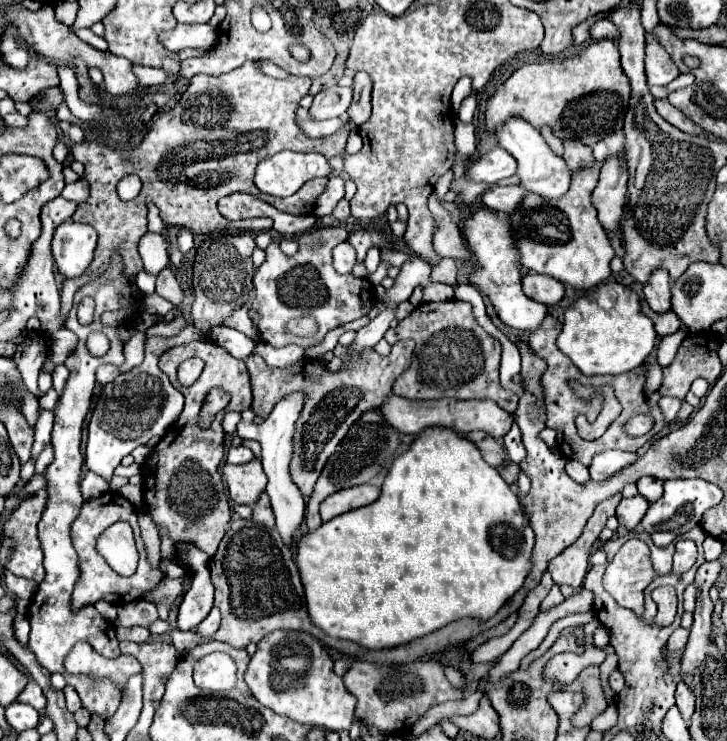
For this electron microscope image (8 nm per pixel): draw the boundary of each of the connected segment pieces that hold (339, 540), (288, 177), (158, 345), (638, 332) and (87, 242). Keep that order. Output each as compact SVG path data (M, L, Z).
M430 427L418 435L418 439L402 453L398 455L390 469L388 475L382 483L382 493L380 497L366 505L352 509L348 513L338 515L332 521L326 521L318 531L306 533L298 545L296 545L296 563L300 569L300 577L304 583L306 591L306 601L308 601L308 613L314 625L318 625L322 631L336 639L346 639L352 643L358 643L364 649L390 649L398 647L404 643L410 643L414 639L420 639L428 633L434 633L442 627L446 627L452 621L472 617L486 621L496 615L496 611L522 587L526 575L532 569L530 557L532 557L532 547L534 547L534 531L528 525L526 513L520 507L518 497L510 491L510 485L498 475L494 467L490 467L482 455L478 455L478 447L470 443L468 439L462 439L456 431L450 431L446 427Z
M282 151L256 169L256 187L274 197L296 193L306 181L328 176L332 172L328 159L316 153Z
M192 323L186 325L176 337L148 337L146 339L146 359L142 365L118 375L112 383L102 387L102 395L94 407L90 425L88 425L88 445L86 445L86 467L88 471L100 475L110 483L114 469L120 465L122 457L128 455L134 447L146 445L146 441L154 435L162 437L166 429L178 419L182 413L184 397L178 389L174 389L166 375L158 369L160 355L168 349L186 345L190 341L210 341L206 333L200 333Z
M602 283L566 309L556 345L588 377L622 375L644 363L656 349L658 335L654 323L642 313L640 297L632 289L618 283Z
M68 219L56 227L52 239L52 255L62 277L80 277L92 263L94 249L96 231L90 225Z

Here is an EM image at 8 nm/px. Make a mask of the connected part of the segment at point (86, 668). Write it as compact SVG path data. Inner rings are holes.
M78 641L64 659L64 667L74 675L90 675L94 679L110 679L120 691L126 689L130 675L142 673L142 665L132 655L106 659L98 655L86 641Z

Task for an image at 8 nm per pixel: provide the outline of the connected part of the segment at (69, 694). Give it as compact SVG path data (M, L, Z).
M66 685L64 689L62 689L62 693L64 693L64 697L66 697L66 705L68 705L68 709L72 711L72 713L76 713L82 705L80 705L80 699L78 699L78 693L70 687L70 685Z

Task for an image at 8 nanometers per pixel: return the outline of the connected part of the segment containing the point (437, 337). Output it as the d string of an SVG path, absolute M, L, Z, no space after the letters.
M450 299L442 303L422 303L398 327L388 329L384 339L394 345L398 339L414 339L414 361L392 385L392 393L408 399L494 399L504 411L514 413L518 397L500 387L500 343L490 337L472 317L472 307L466 301Z

